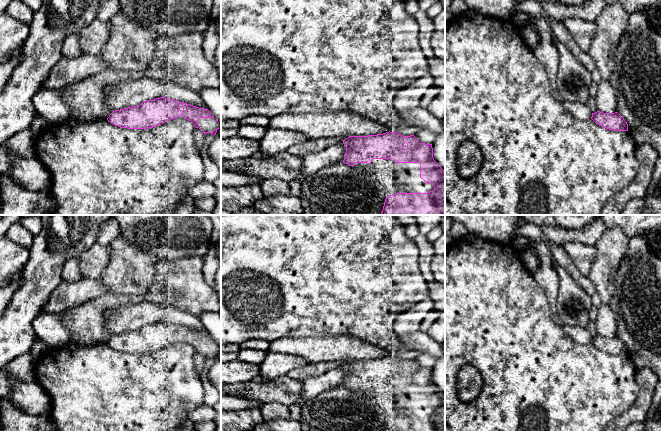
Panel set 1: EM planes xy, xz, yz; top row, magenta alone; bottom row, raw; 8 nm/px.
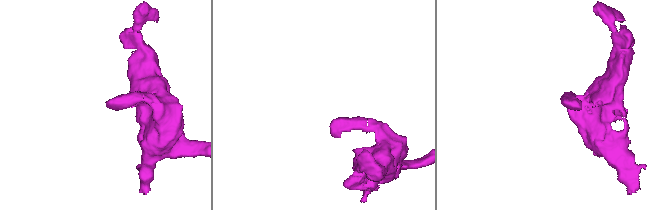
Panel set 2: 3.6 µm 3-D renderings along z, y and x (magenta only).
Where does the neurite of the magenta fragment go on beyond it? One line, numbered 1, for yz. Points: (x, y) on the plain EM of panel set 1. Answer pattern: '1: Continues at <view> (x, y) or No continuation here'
1: No continuation here

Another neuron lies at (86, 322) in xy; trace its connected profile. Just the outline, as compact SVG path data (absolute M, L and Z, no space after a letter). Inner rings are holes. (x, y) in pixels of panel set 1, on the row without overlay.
M109 293L62 312L64 325L72 332L71 342L79 346L107 343L113 334L104 324L106 309L142 302L145 302L144 295Z

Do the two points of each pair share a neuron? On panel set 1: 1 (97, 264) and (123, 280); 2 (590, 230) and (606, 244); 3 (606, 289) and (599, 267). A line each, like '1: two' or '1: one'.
1: two
2: two
3: one

